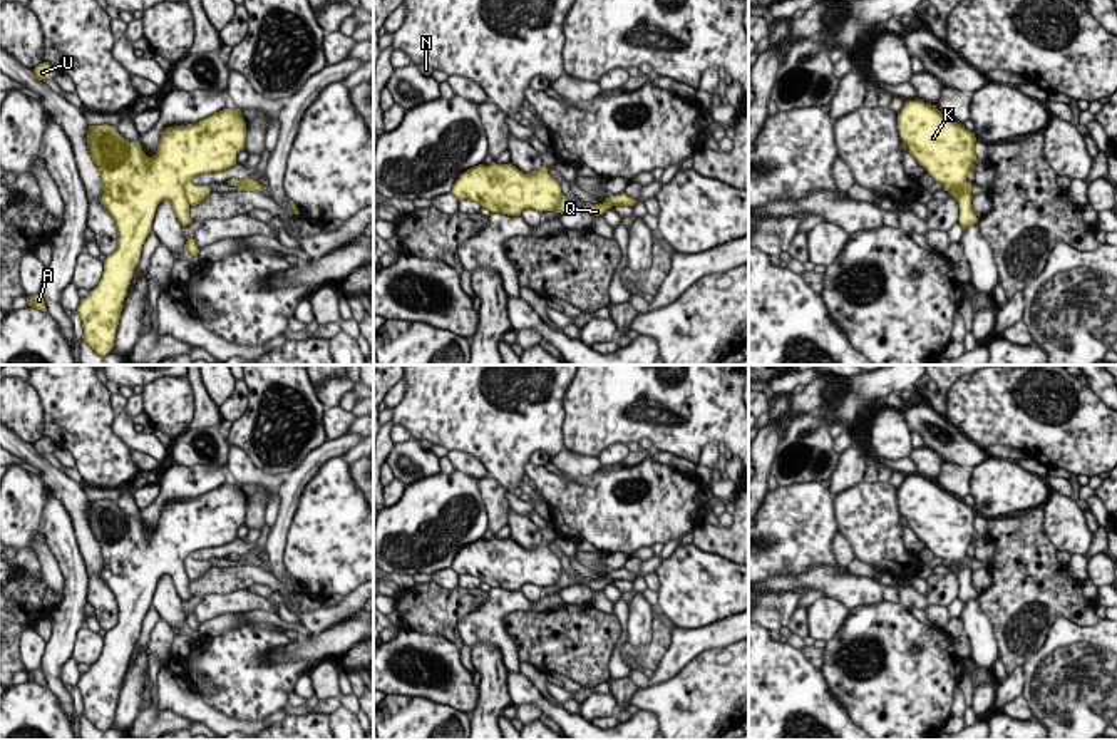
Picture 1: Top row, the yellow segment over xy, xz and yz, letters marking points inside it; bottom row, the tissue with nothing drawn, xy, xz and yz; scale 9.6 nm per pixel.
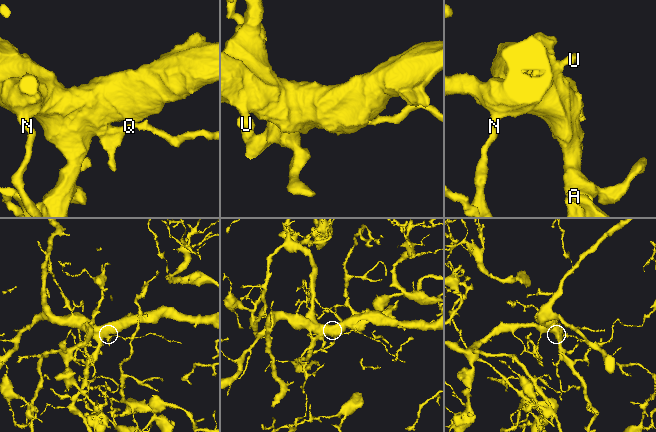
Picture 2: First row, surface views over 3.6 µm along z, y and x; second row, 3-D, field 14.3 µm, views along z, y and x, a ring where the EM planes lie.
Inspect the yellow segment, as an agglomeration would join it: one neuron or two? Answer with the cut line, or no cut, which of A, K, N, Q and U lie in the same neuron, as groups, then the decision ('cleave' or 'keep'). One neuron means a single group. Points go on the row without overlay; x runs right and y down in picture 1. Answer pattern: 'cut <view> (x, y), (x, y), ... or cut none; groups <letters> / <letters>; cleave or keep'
cut xy (190, 554), (185, 560), (188, 580); groups A K N U / Q; cleave

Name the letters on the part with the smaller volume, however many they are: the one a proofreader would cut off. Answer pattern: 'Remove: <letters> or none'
Remove: Q.

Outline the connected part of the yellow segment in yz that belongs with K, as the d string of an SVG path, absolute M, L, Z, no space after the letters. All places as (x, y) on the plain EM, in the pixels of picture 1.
M919 474L906 475L898 489L898 504L909 529L945 561L945 566L963 559L968 546L975 544L975 509L946 492L936 480Z

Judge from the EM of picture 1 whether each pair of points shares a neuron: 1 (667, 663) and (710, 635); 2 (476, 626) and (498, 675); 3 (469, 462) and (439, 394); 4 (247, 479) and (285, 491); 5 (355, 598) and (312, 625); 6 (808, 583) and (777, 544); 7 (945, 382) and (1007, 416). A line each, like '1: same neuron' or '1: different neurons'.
1: same neuron
2: different neurons
3: different neurons
4: different neurons
5: same neuron
6: different neurons
7: different neurons

